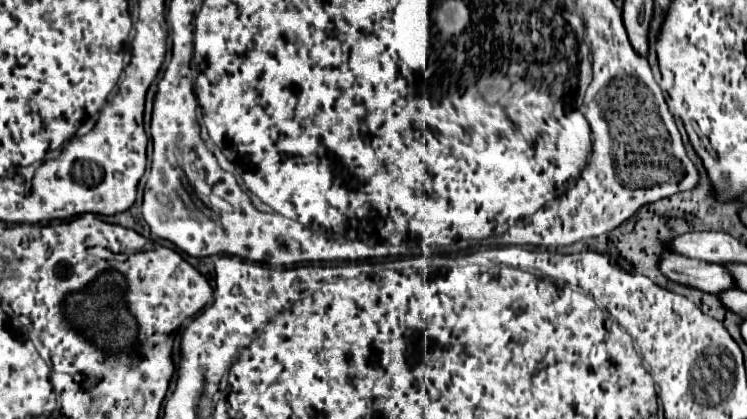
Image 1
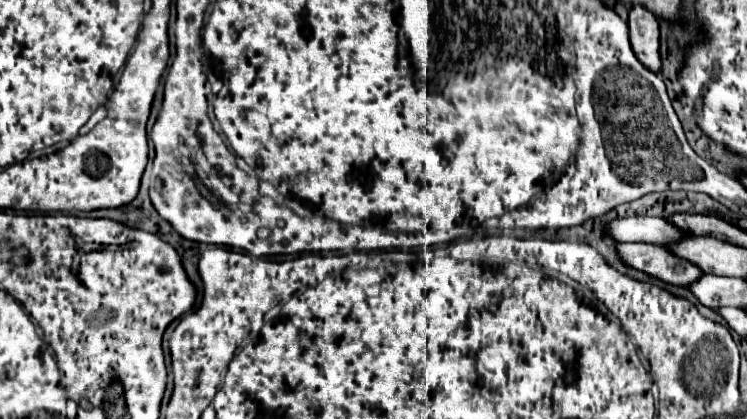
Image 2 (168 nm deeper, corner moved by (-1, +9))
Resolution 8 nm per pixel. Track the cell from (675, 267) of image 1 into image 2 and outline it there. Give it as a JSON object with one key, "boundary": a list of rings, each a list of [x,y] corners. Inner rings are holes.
{"boundary":[[[622,243],[618,245],[618,255],[626,265],[674,285],[688,287],[690,283],[694,283],[694,279],[704,275],[702,269],[674,255],[672,251],[668,251],[668,247],[658,247],[650,243]]]}

